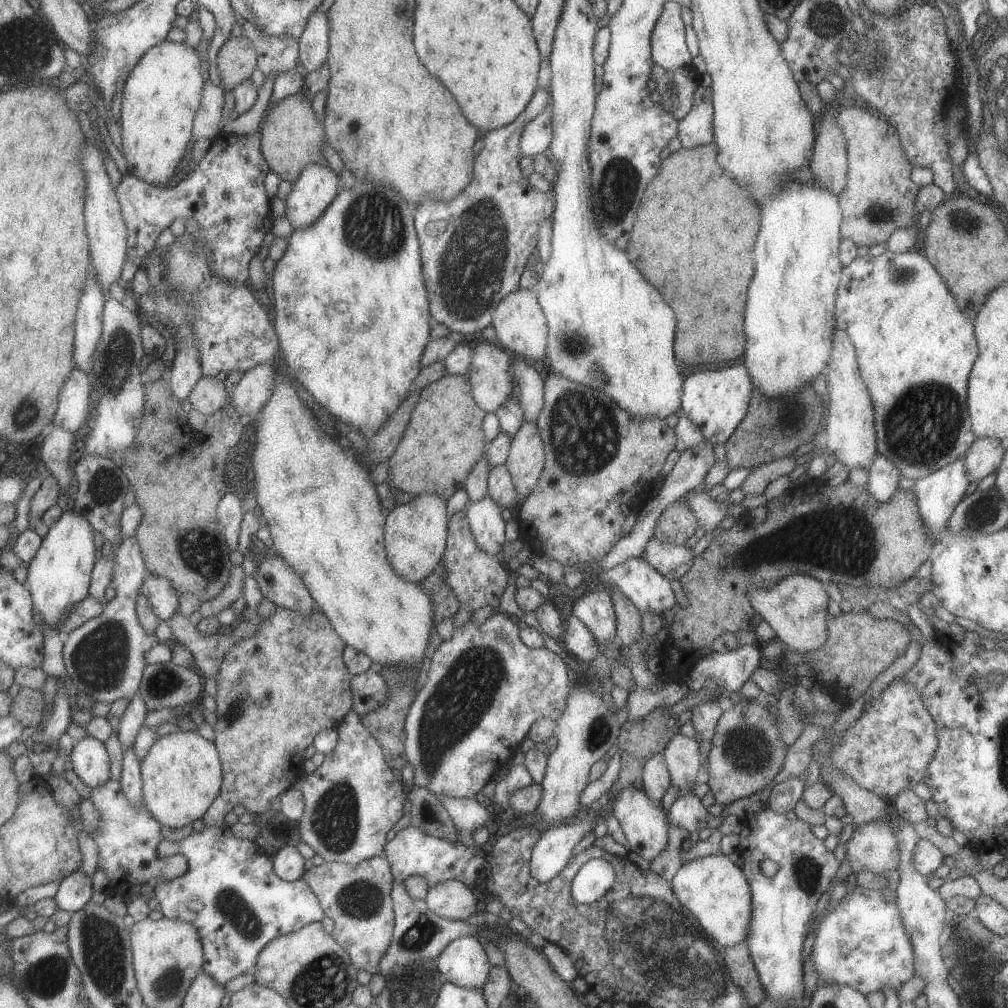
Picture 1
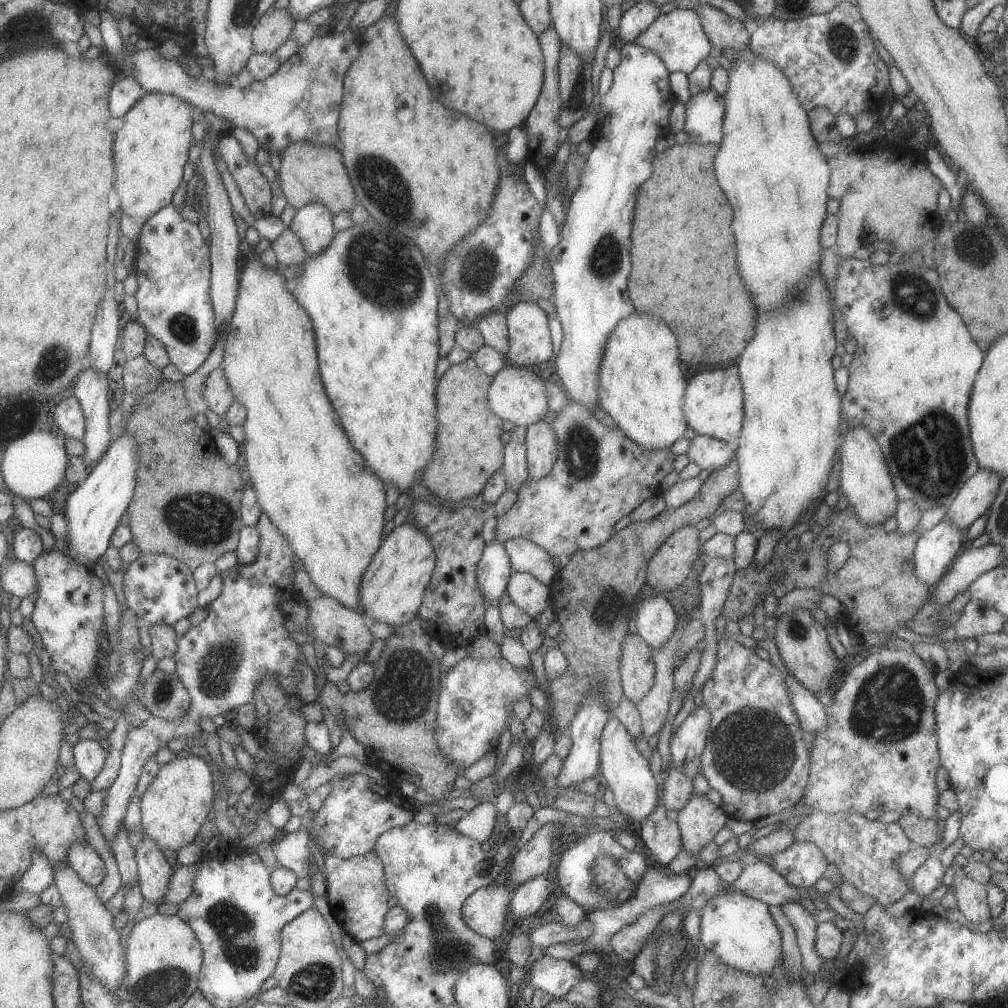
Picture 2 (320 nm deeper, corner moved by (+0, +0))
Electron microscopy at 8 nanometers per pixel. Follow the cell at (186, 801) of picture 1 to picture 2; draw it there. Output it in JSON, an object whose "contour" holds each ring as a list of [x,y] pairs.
{"contour":[[[189,755],[189,758],[161,764],[159,772],[140,796],[140,813],[145,834],[161,852],[166,848],[177,852],[193,841],[199,827],[209,820],[213,795],[213,780],[201,757]]]}

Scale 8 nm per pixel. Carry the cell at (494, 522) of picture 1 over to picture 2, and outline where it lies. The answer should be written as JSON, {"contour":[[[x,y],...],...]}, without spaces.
{"contour":[[[501,543],[485,545],[476,564],[476,583],[485,608],[499,604],[512,570],[510,560]]]}

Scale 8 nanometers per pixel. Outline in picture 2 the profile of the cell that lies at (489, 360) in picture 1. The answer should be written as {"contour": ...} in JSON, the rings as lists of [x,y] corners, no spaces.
{"contour":[[[507,363],[494,377],[487,387],[486,399],[489,408],[504,421],[512,422],[514,425],[526,427],[531,423],[541,421],[548,410],[548,396],[546,384],[542,373],[537,369],[518,367]]]}

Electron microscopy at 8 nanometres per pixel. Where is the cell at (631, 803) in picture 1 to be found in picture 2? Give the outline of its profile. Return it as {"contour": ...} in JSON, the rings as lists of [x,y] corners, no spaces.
{"contour":[[[613,715],[604,724],[599,739],[599,779],[611,789],[616,813],[622,813],[629,820],[639,822],[653,810],[657,800],[656,776],[653,776],[648,760],[637,750],[632,736]]]}

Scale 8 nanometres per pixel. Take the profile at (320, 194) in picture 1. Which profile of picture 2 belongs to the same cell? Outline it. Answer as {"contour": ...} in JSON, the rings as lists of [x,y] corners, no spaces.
{"contour":[[[307,203],[297,209],[288,228],[300,240],[307,257],[314,257],[325,250],[335,231],[332,214],[321,203]]]}

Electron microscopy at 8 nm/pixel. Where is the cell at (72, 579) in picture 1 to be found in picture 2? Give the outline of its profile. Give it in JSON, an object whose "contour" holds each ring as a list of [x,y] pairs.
{"contour":[[[121,433],[109,443],[101,458],[88,471],[85,480],[69,494],[65,504],[67,546],[61,549],[72,561],[92,566],[110,545],[110,538],[119,524],[134,493],[138,467],[138,444],[133,435]]]}

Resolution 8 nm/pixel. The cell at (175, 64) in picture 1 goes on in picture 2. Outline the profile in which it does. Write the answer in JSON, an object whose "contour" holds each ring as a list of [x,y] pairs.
{"contour":[[[145,93],[122,116],[123,124],[112,140],[112,164],[114,165],[114,191],[119,199],[118,213],[125,213],[137,223],[155,214],[171,202],[171,196],[183,176],[183,166],[187,162],[187,150],[191,144],[190,104],[173,95],[161,93]]]}

